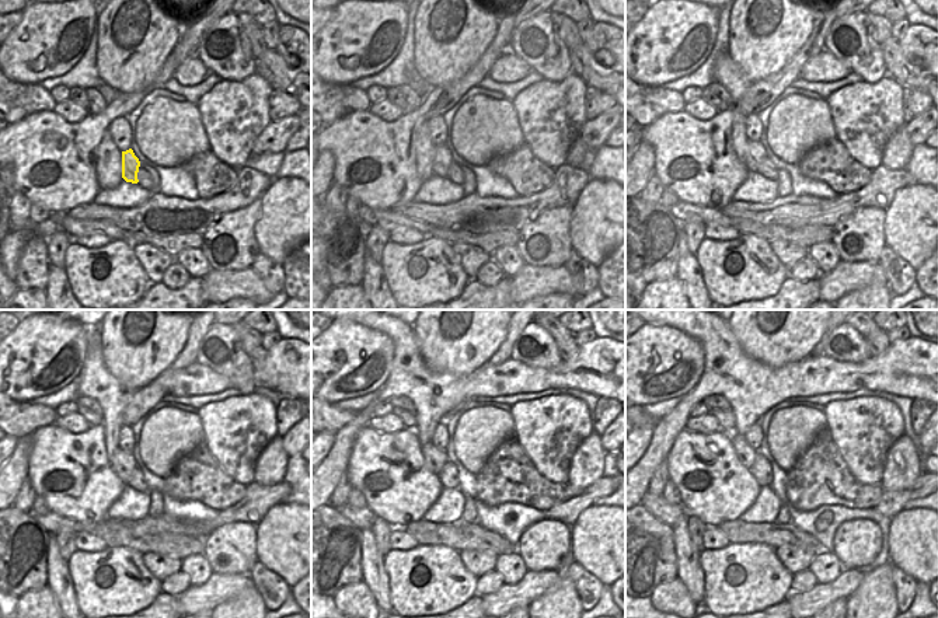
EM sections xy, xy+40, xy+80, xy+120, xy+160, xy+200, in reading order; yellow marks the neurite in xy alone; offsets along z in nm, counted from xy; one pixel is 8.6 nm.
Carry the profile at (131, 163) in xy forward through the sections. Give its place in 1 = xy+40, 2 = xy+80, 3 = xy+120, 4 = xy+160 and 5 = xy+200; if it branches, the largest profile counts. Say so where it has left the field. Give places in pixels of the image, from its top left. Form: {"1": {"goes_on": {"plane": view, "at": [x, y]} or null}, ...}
{"1": {"goes_on": {"plane": "xy+40", "at": [442, 160]}}, "2": {"goes_on": {"plane": "xy+80", "at": [756, 153]}}, "3": {"goes_on": {"plane": "xy+120", "at": [122, 463]}}, "4": {"goes_on": {"plane": "xy+160", "at": [435, 460]}}, "5": {"goes_on": {"plane": "xy+200", "at": [746, 454]}}}

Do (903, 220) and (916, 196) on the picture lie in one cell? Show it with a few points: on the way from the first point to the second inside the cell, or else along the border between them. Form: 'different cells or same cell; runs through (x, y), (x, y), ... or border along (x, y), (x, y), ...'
same cell; runs through (909, 215), (916, 208), (916, 202)

